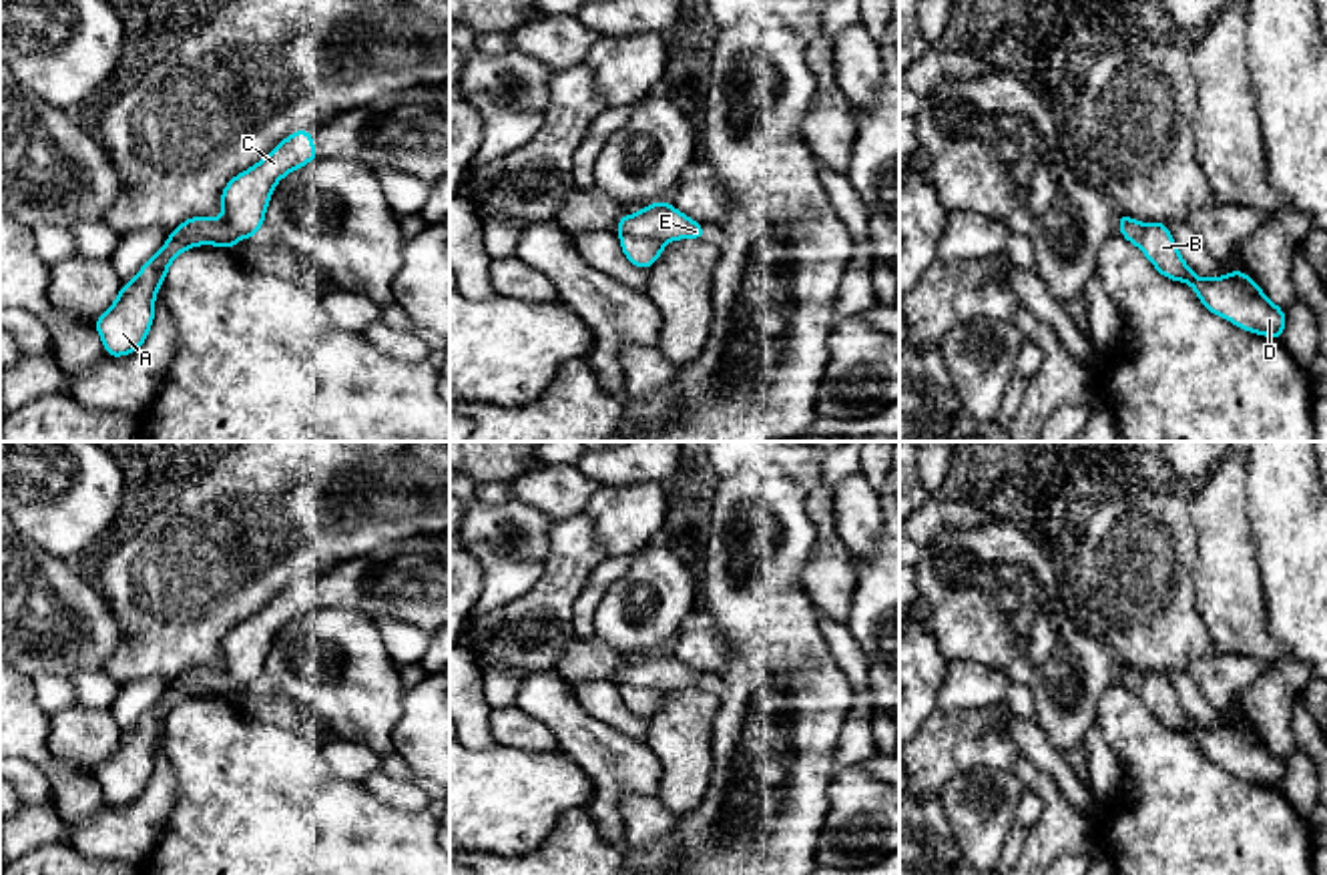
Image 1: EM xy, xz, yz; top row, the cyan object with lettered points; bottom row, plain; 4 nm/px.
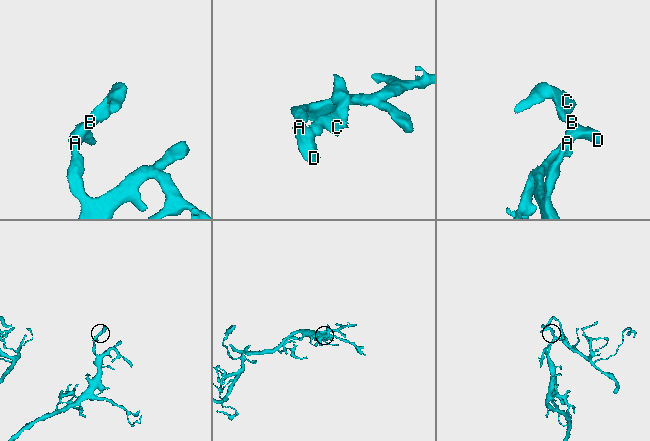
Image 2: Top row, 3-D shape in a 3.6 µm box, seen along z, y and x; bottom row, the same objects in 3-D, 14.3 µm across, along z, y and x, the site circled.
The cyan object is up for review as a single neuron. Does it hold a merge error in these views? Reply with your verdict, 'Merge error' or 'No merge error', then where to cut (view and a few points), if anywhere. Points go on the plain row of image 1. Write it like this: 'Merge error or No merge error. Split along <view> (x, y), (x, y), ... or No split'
Merge error. Split along xz (621, 685), (665, 691)

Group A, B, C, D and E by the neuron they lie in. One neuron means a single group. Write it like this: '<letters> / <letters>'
A B D / C E

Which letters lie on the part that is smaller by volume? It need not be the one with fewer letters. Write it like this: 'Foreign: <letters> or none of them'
Foreign: C, E

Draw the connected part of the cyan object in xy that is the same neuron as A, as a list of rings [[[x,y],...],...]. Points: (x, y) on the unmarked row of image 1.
[[[185,684],[169,690],[120,737],[116,751],[94,773],[106,805],[122,807],[145,793],[155,769],[155,747],[171,710],[195,694],[199,692]]]

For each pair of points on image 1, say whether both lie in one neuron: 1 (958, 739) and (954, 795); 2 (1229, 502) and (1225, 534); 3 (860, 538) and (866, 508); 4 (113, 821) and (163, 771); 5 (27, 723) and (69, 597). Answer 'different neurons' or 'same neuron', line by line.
1: different neurons
2: same neuron
3: same neuron
4: same neuron
5: same neuron

